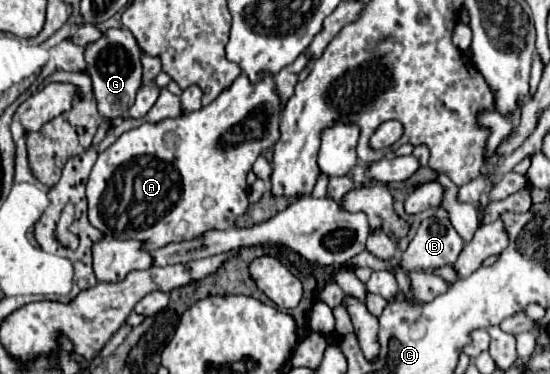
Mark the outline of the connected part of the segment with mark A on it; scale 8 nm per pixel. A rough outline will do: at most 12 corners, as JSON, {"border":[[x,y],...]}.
{"border":[[272,77],[122,133],[86,185],[104,237],[230,229],[278,139]]}

